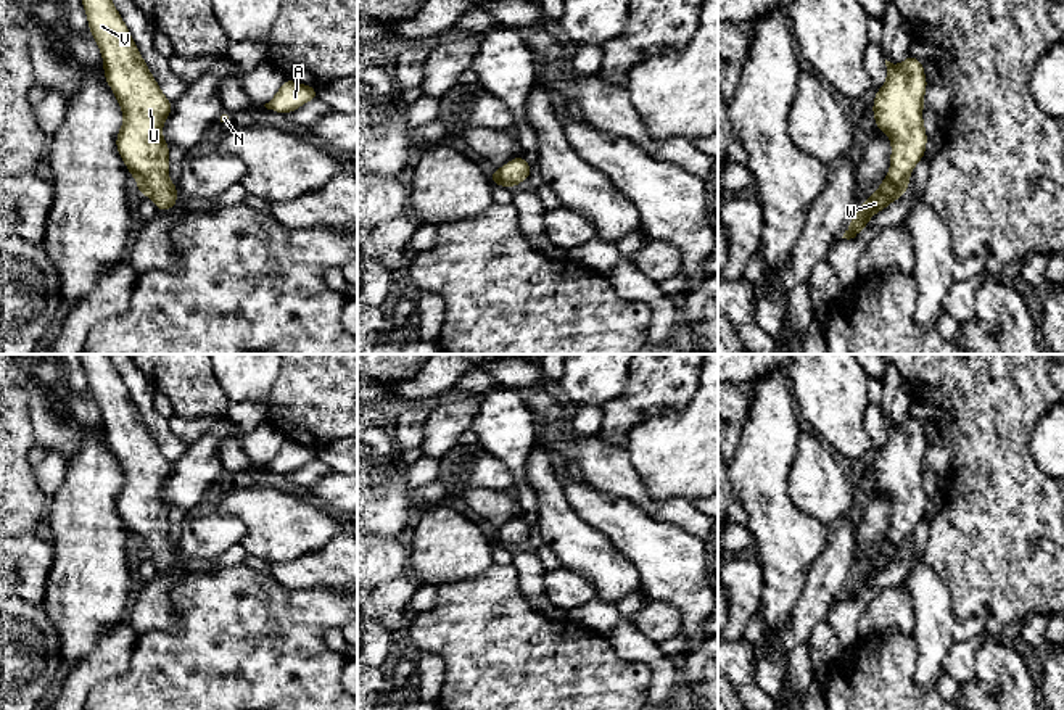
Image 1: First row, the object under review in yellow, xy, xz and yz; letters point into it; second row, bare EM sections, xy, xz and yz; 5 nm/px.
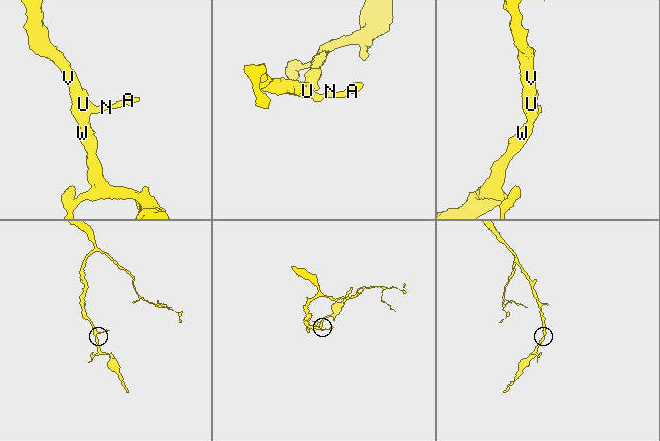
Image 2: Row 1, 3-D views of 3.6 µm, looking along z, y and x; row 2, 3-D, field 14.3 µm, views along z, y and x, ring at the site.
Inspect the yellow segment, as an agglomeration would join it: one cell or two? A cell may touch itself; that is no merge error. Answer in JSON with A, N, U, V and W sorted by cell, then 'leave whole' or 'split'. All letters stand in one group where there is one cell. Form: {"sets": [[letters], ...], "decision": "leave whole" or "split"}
{"sets": [["A", "N", "U", "V", "W"]], "decision": "leave whole"}

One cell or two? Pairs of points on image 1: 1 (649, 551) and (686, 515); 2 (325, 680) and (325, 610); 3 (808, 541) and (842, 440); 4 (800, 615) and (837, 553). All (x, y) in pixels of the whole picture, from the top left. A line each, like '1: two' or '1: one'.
1: two
2: one
3: two
4: one

